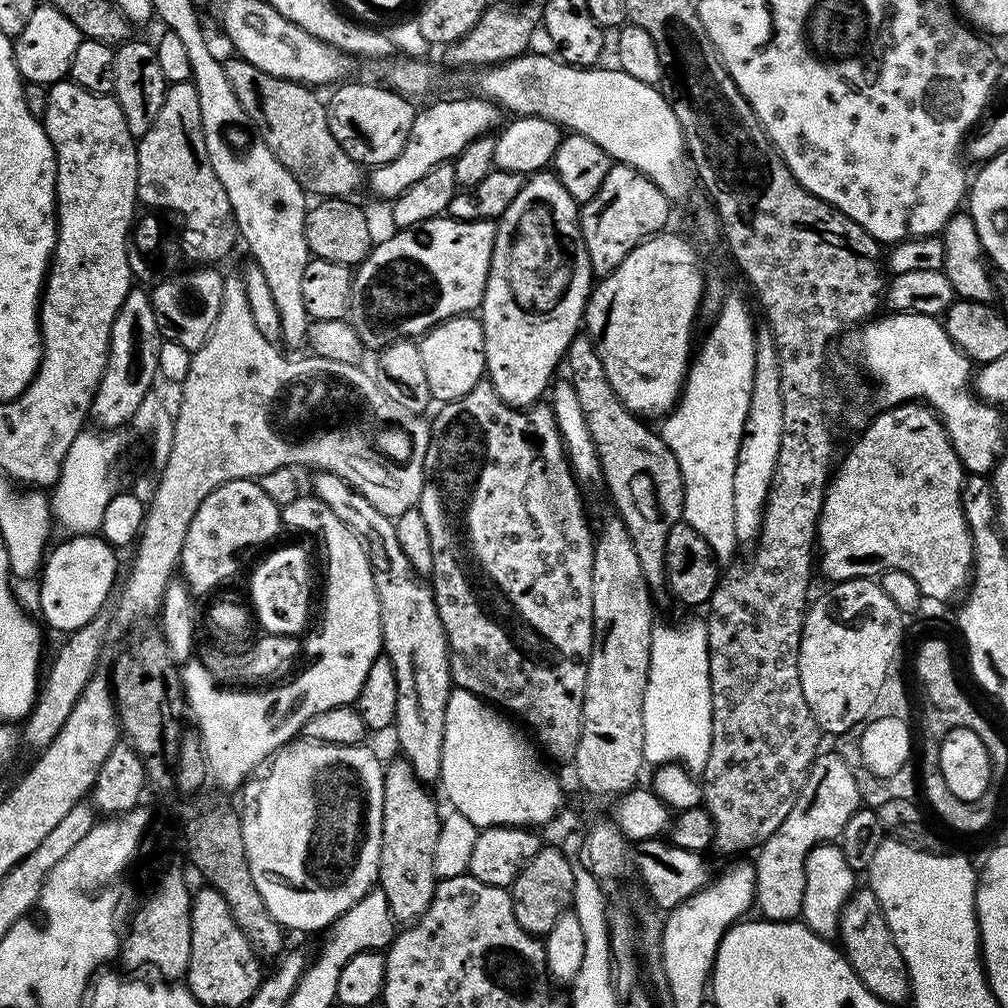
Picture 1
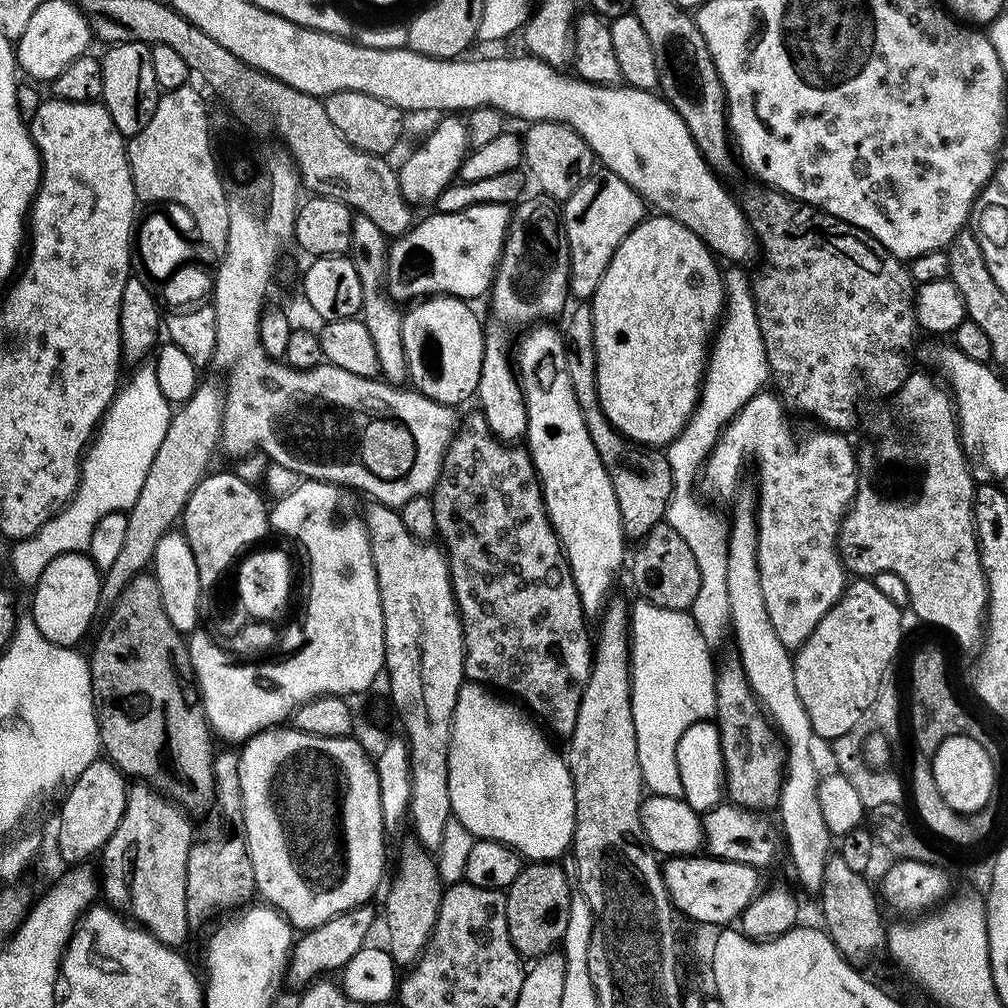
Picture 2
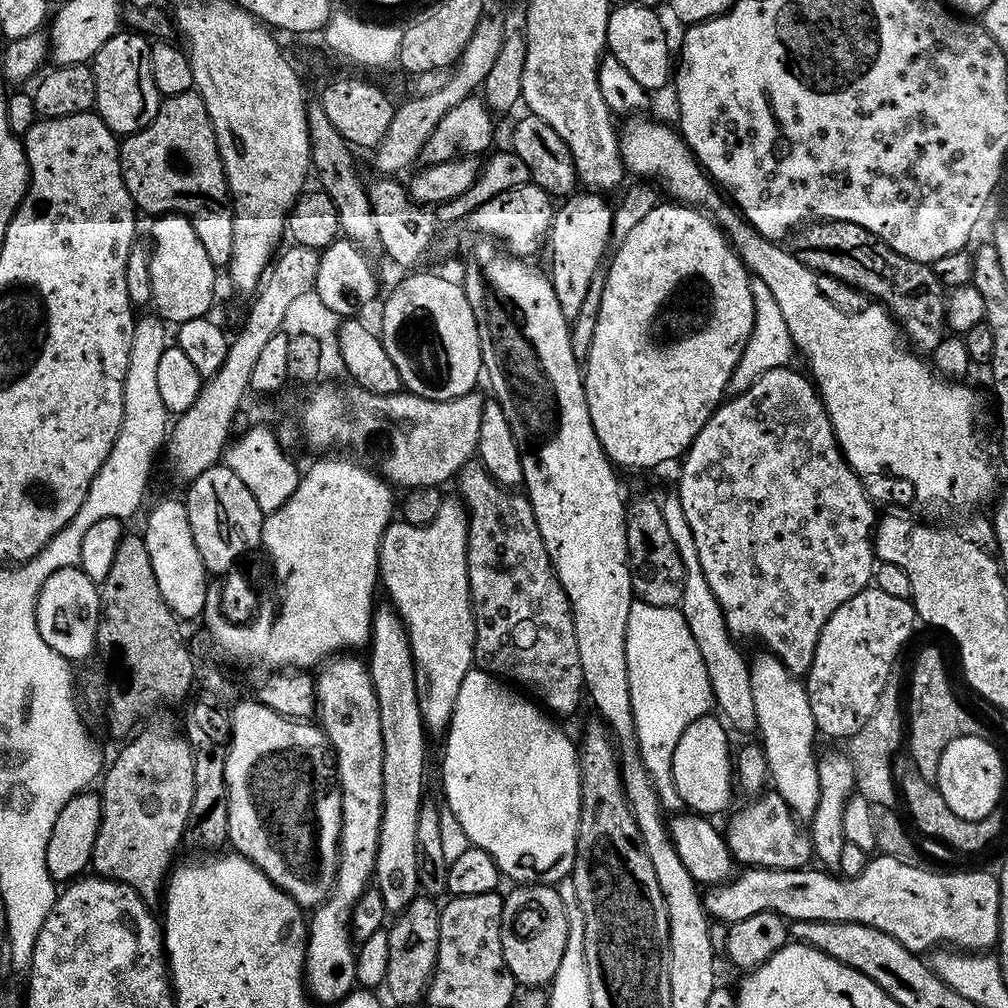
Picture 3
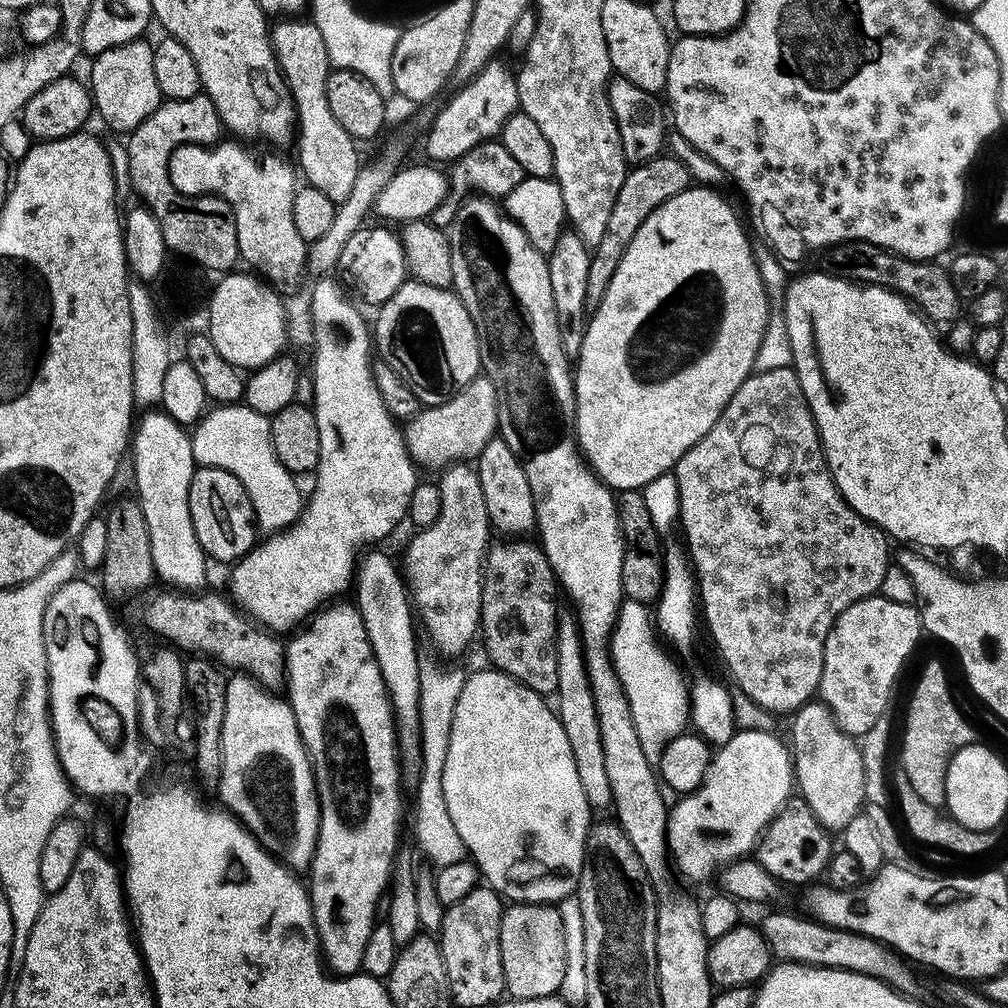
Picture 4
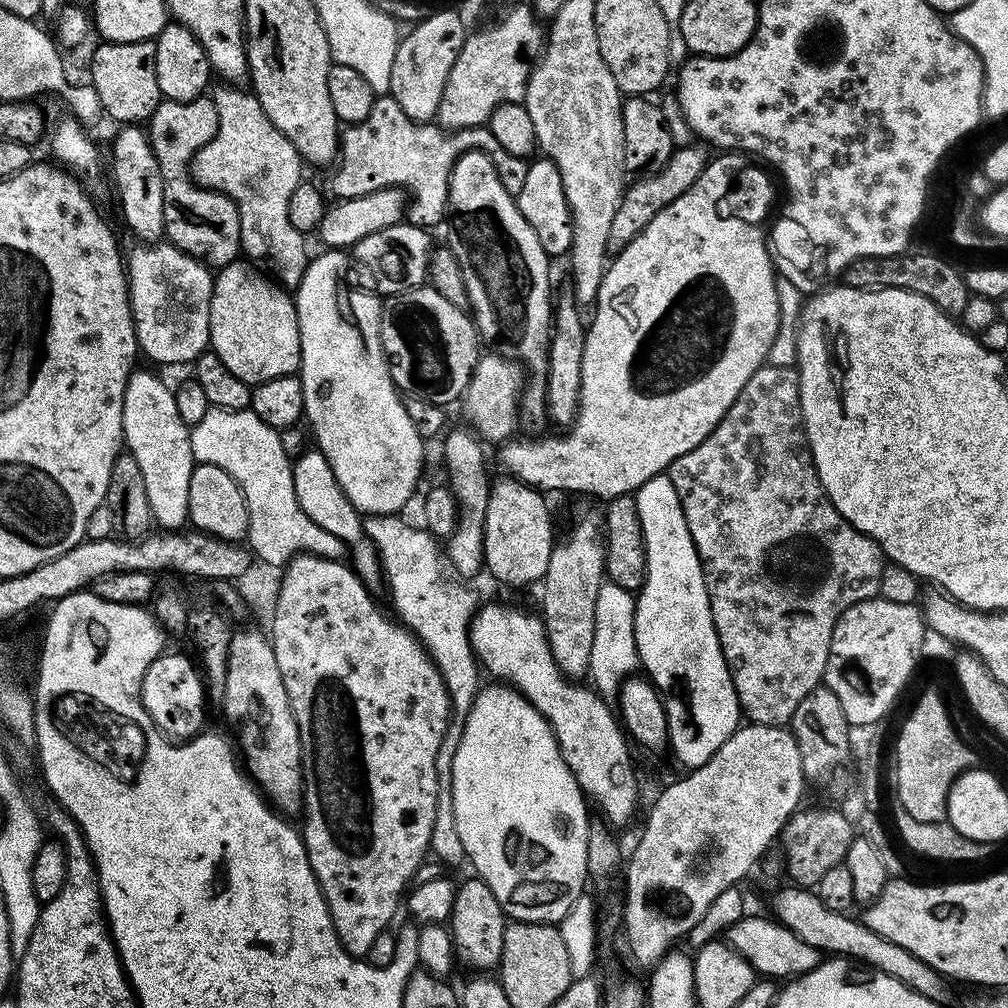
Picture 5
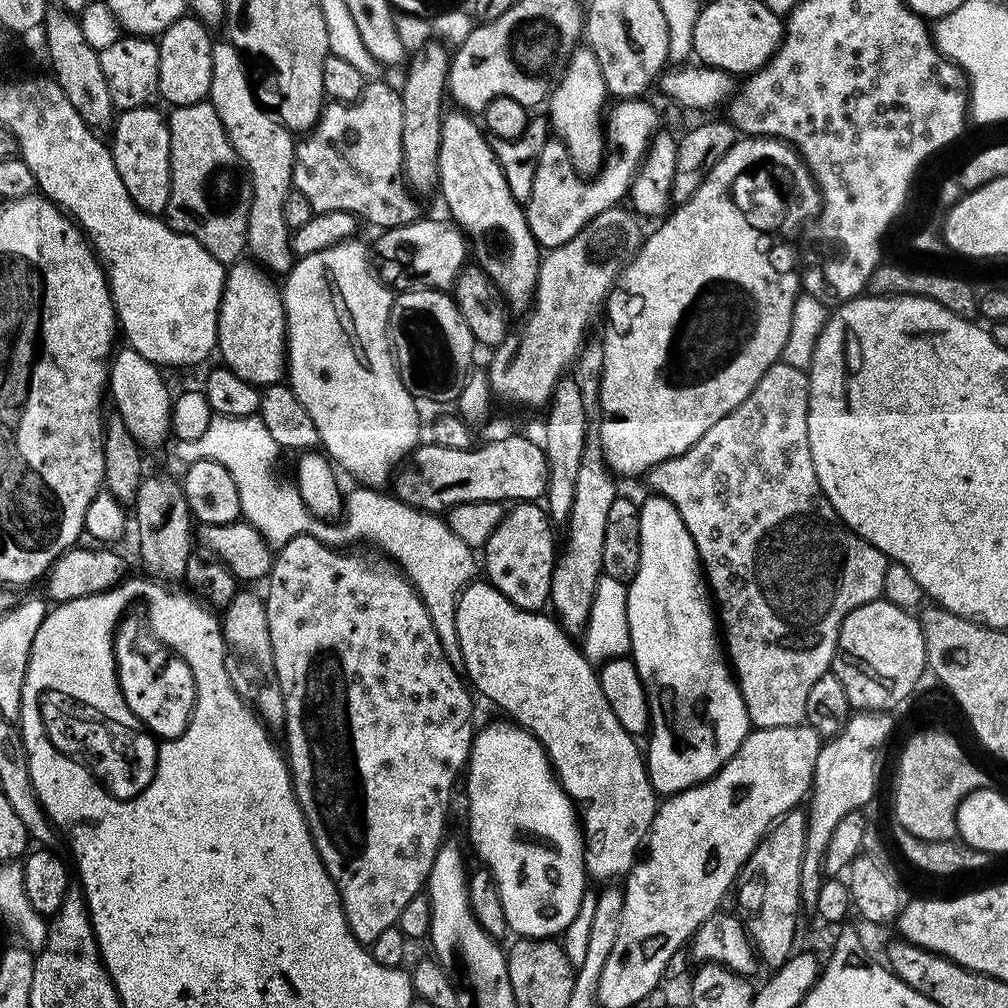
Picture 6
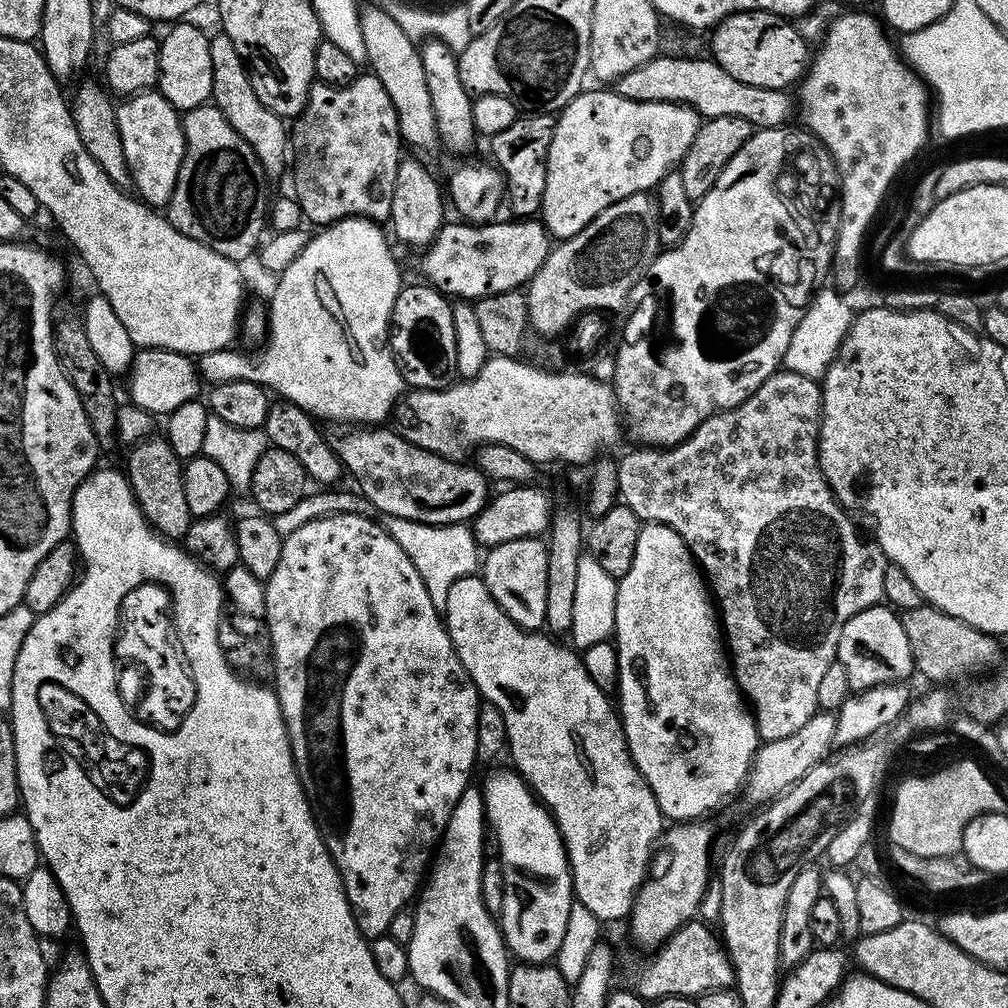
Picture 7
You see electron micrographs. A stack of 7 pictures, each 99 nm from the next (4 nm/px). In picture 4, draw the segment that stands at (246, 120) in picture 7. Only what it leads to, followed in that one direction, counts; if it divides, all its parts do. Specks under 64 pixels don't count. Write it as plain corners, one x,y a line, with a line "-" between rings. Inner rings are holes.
224,138
219,142
209,146
207,144
183,144
174,149
170,154
170,162
168,163
168,177
170,182
174,186
174,190
178,190
182,194
187,196
219,196
220,199
225,200
229,206
232,207
232,213
236,219
236,230
238,232
238,250
240,251
240,260
243,263
248,263
249,269
255,270
268,284
272,285
273,288
280,294
291,294
295,293
297,289
301,287
304,276
306,277
306,269
308,267
308,244
305,243
298,234
297,227
294,226
294,215
291,213
291,206
294,205
294,198
296,189
298,187
298,172
295,167
292,168
283,160
280,156
264,156
259,160
250,149
247,148
247,143
241,142
236,138

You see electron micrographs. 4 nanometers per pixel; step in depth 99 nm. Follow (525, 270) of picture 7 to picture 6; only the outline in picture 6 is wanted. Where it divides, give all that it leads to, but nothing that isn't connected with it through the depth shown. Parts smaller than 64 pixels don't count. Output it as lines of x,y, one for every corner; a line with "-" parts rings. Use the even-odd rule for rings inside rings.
419,218
413,221
412,224
403,224
399,228
389,228
379,233
380,237
376,240
376,248
374,244
374,256
378,261
378,272
385,284
392,290
411,290
413,288
435,288
437,290
451,289
452,285
456,283
456,275
460,273
470,260
470,245
463,232
452,223
451,219
443,218
444,220
426,220
426,218

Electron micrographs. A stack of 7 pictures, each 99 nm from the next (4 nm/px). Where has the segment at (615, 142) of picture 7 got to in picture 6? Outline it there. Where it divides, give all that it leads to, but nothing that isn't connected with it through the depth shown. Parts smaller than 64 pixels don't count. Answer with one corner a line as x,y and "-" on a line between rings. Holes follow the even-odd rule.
633,98
611,105
606,116
606,136
609,141
616,140
620,152
609,151
600,171
591,178
585,179
576,171
566,146
559,138
549,138
546,146
542,146
542,155
538,157
538,166
534,170
534,190
530,190
530,198
523,205
530,234
541,249
551,250
570,242
570,238
587,228
595,216
617,207
627,197
632,179
648,153
648,144
661,127
655,106
646,101

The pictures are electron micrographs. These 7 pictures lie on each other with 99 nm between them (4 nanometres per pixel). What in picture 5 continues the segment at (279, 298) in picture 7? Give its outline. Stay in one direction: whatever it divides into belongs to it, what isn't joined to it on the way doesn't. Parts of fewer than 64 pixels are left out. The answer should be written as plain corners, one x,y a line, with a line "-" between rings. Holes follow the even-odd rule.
324,250
321,256
313,255
308,262
308,269
302,278
302,282
294,290
294,301
297,310
298,330
301,336
301,364
298,371
302,382
302,394
304,395
304,416
312,423
312,428
316,431
315,447
330,462
330,470
334,470
334,478
338,486
350,498
350,502
359,510
361,514
368,516
390,516
399,513
400,508
408,504
408,499
416,492
416,483
420,480
420,471
424,468
424,444
425,437
410,422
410,414
406,414
401,393
396,384
392,381
392,375
388,369
388,358
384,354
384,347
380,341
380,313
382,311
382,300
379,295
371,296
368,292
351,292
344,285
344,271
348,268
348,260
345,253
340,250

